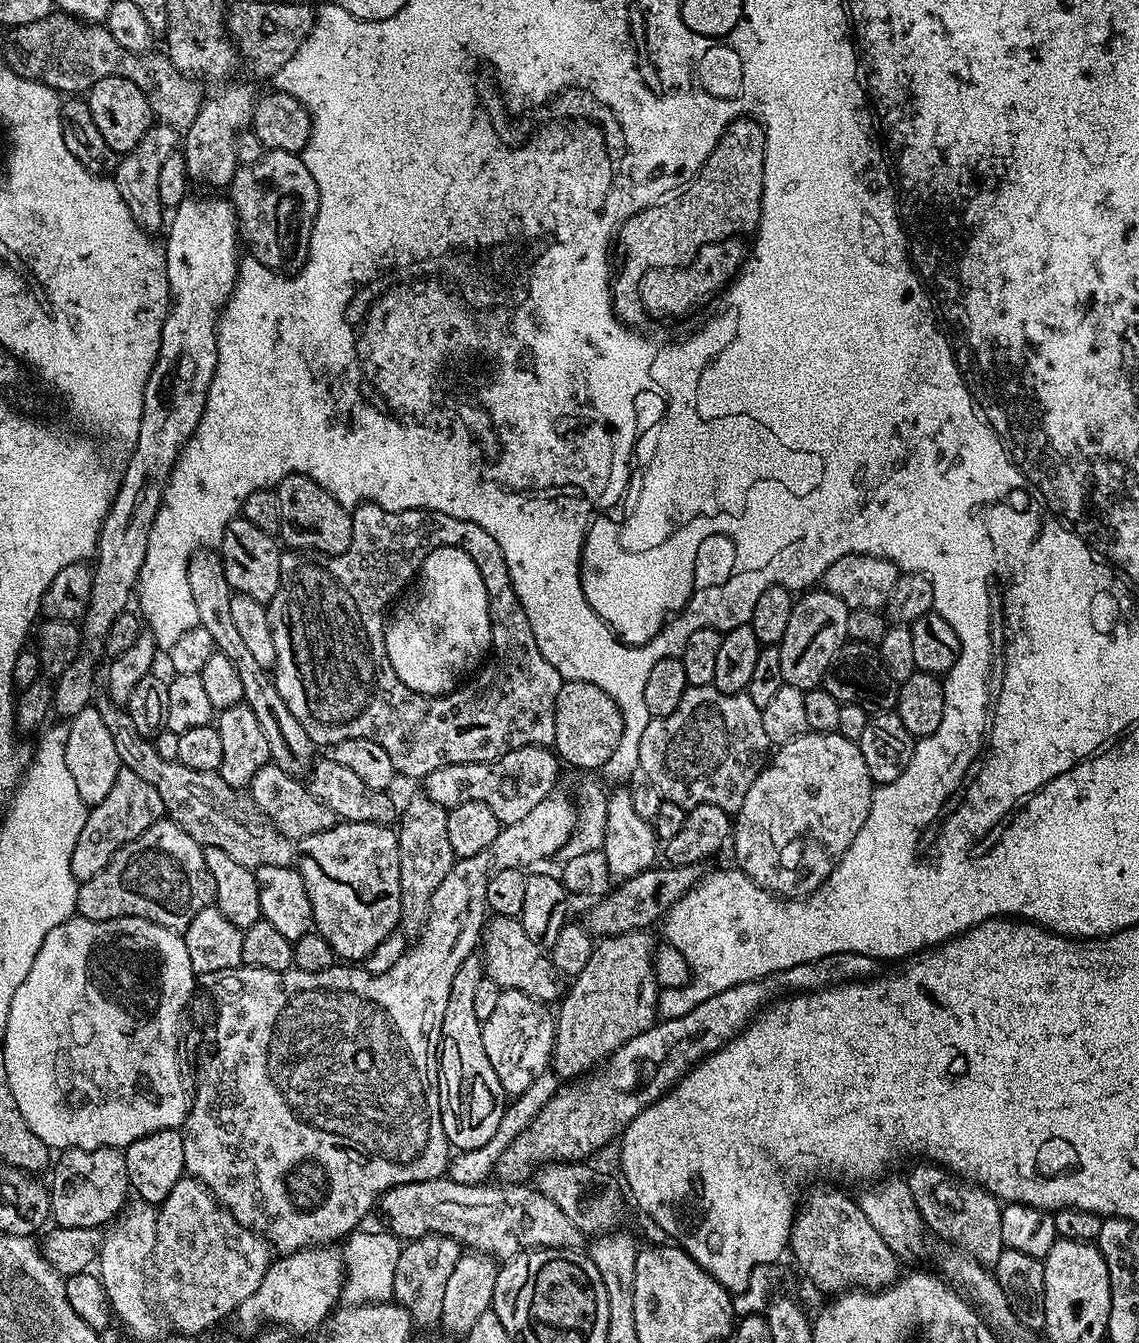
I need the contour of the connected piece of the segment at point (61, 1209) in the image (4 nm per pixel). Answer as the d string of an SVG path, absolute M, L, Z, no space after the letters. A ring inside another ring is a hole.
M69 1148L59 1156L56 1169L55 1164L51 1169L51 1219L62 1228L100 1228L115 1221L130 1196L123 1151L118 1148Z

